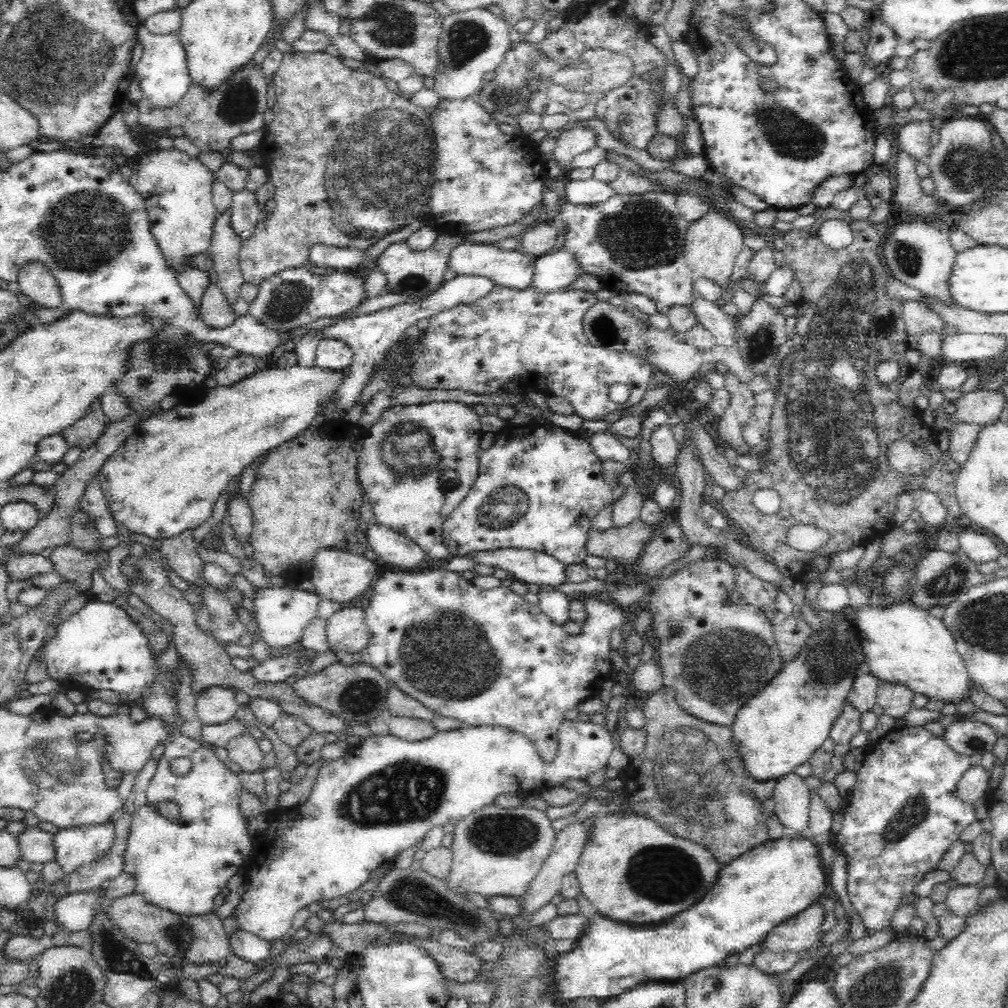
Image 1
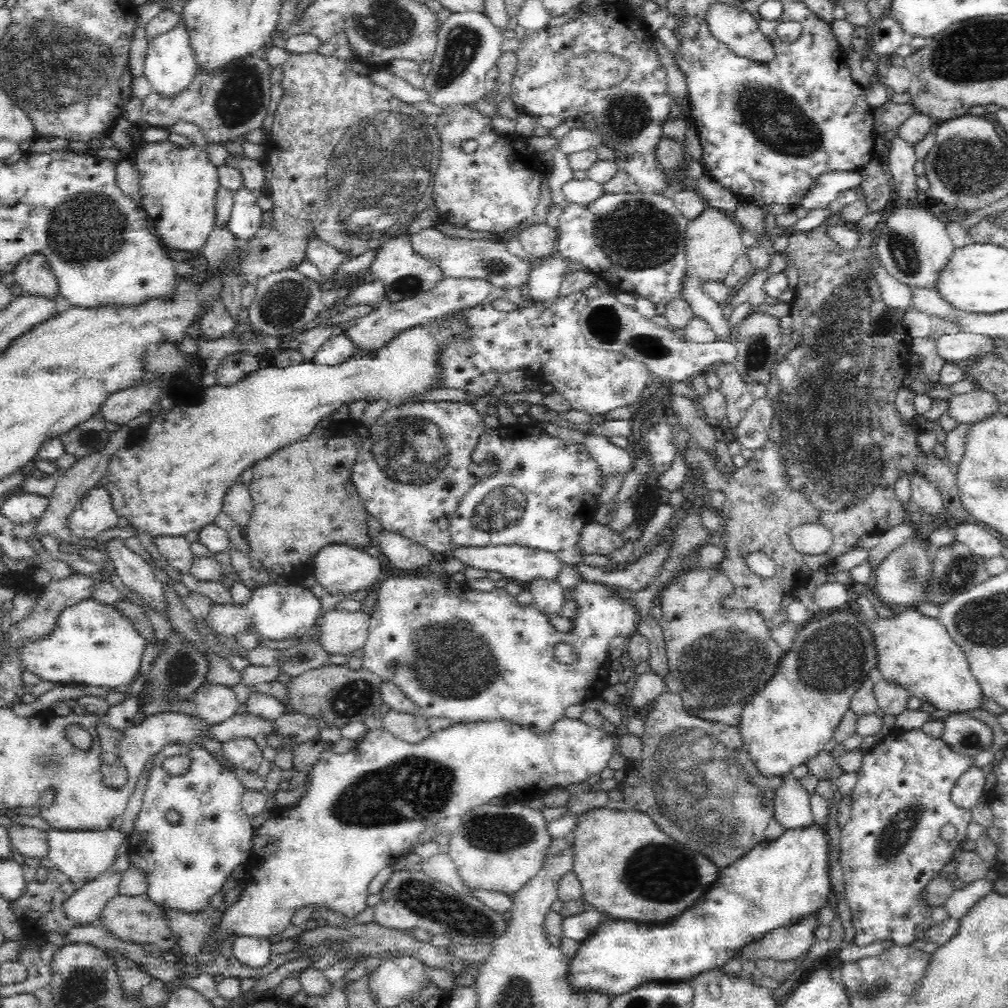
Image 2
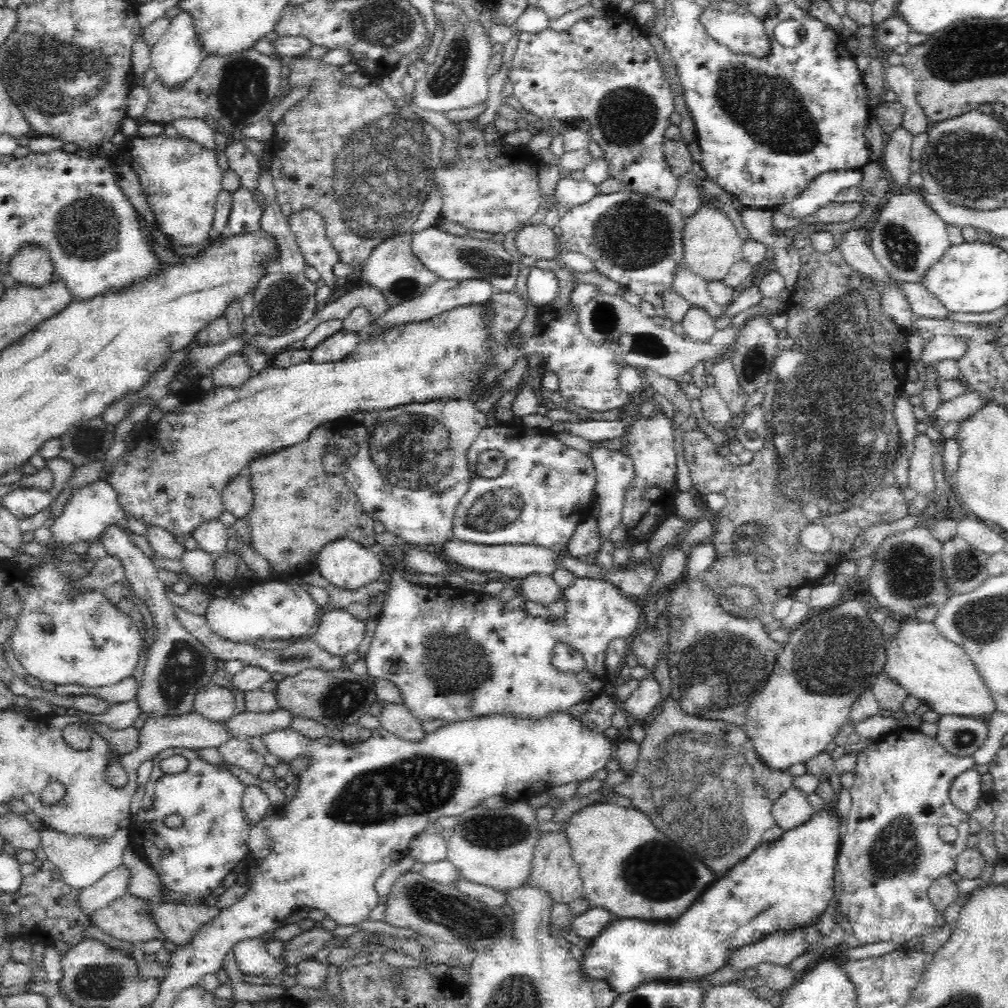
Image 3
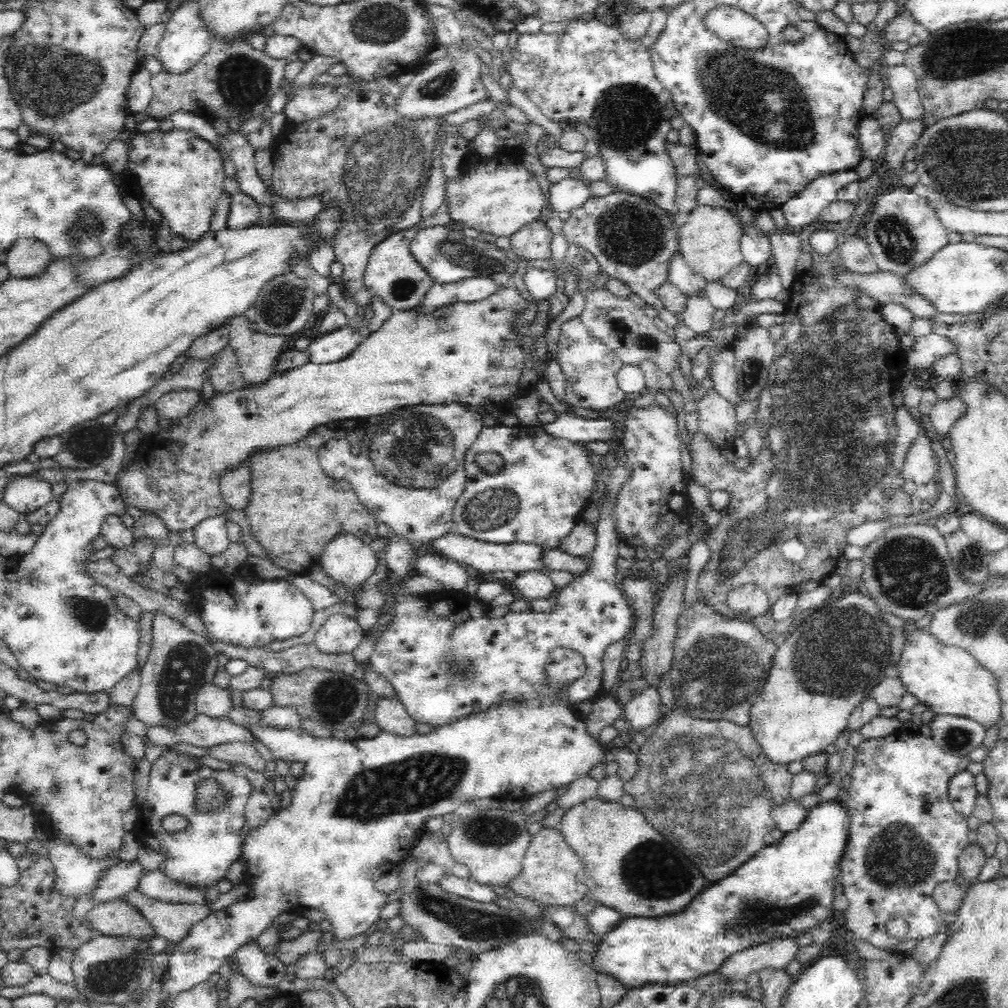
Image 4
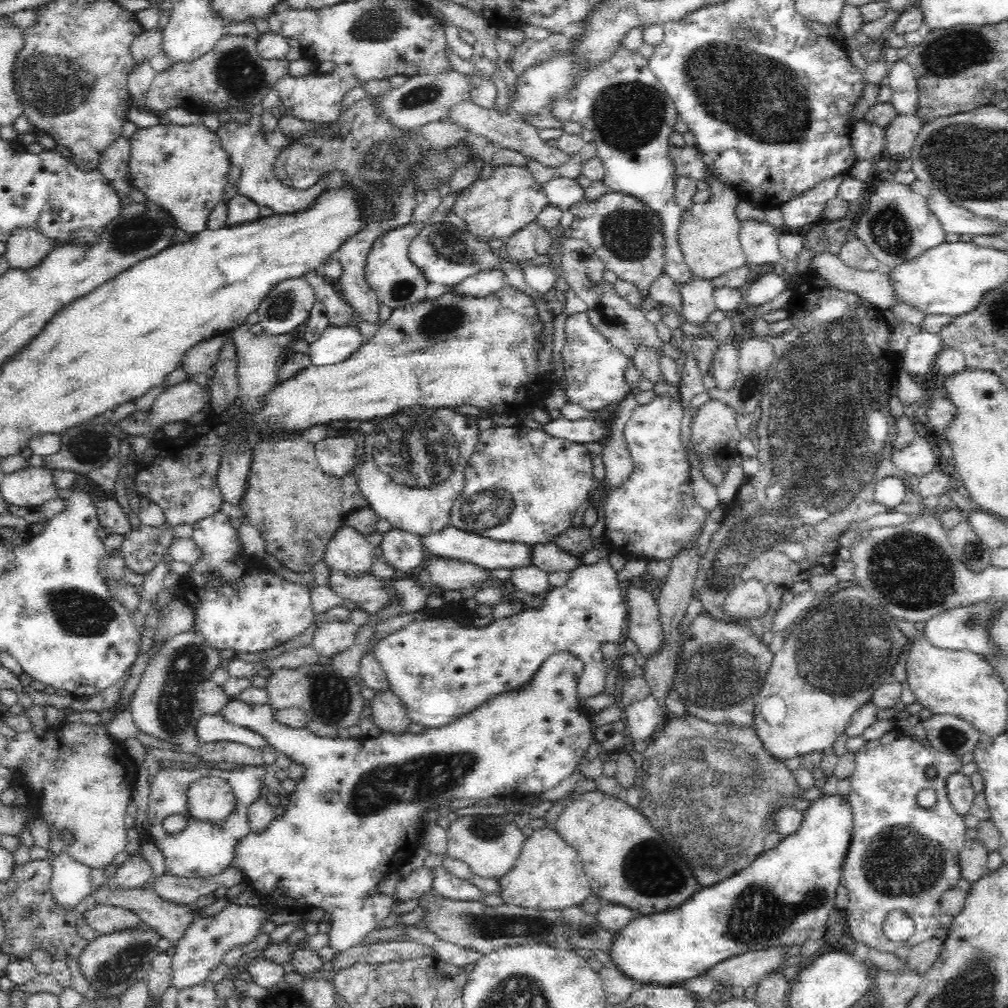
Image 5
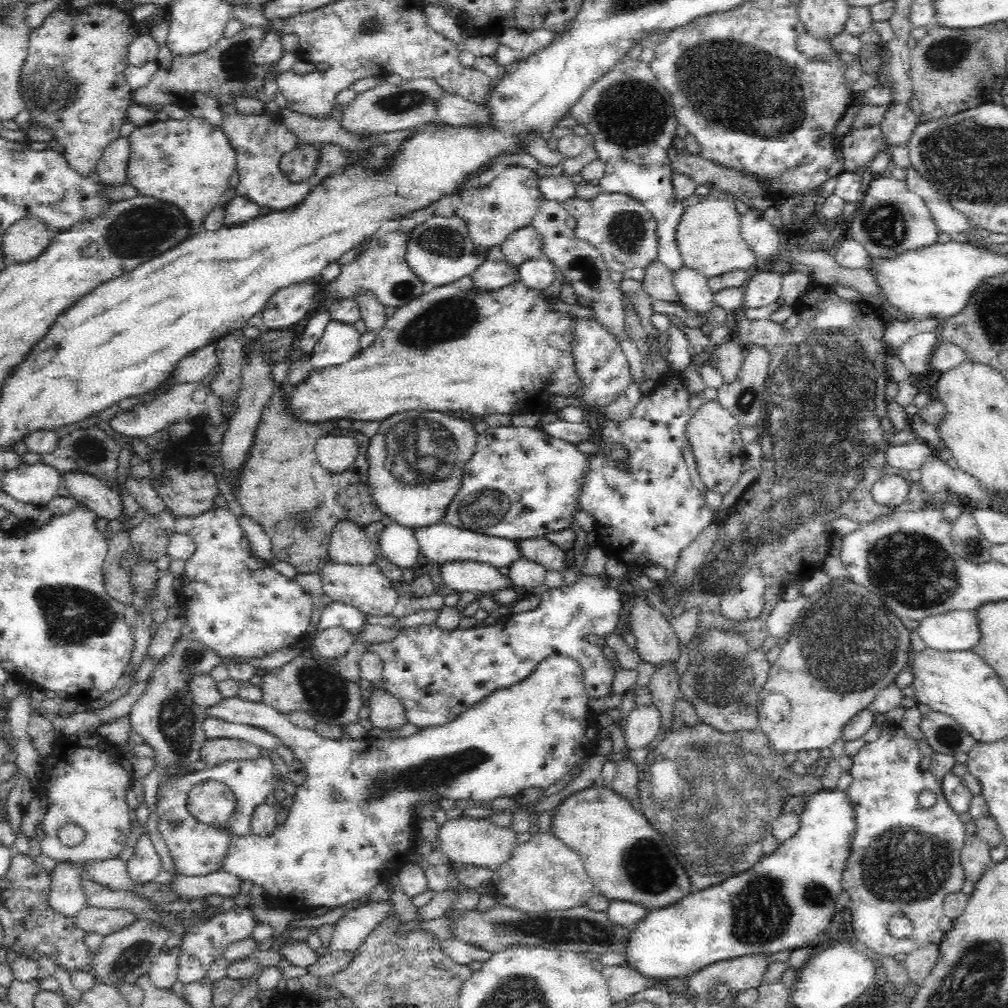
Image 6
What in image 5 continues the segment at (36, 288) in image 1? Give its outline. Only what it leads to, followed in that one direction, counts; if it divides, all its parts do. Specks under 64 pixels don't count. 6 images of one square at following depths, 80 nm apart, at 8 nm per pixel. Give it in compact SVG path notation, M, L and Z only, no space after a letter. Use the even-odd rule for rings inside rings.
M18 228L6 238L6 256L10 269L34 269L51 252L50 242L38 228Z

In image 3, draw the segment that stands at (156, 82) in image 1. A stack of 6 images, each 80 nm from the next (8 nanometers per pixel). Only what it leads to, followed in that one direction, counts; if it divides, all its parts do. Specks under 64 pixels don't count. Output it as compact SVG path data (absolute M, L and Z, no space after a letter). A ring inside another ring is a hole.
M174 10L170 15L168 30L159 38L159 41L151 48L151 67L156 70L158 81L165 86L180 86L186 82L204 58L201 42L197 38L194 28L194 19L190 12Z

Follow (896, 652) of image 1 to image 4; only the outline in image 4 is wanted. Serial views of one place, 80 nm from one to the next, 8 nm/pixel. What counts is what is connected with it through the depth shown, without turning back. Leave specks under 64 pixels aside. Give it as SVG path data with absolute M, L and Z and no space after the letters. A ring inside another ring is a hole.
M928 628L908 634L898 664L900 680L906 691L916 696L918 703L938 715L973 719L985 730L1002 721L1002 702L996 689L995 677L962 647L946 646L930 634Z

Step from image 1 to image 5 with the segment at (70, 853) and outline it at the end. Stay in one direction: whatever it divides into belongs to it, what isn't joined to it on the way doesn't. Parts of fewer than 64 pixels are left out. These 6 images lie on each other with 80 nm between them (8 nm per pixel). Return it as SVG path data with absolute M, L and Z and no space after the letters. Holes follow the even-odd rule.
M66 854L55 856L51 864L52 897L60 907L74 910L91 892L90 870Z

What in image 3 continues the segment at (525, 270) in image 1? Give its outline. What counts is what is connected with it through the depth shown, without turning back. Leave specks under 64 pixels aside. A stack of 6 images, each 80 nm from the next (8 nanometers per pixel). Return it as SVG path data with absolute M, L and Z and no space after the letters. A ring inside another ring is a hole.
M429 227L413 235L411 251L414 257L427 269L434 271L438 279L460 282L462 280L486 280L494 283L495 289L512 292L516 286L521 265L492 240L478 240L444 232L440 227Z

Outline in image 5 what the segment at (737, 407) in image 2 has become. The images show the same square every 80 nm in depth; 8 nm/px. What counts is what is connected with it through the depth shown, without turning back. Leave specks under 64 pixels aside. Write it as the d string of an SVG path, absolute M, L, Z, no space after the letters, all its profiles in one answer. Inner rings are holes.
M736 343L718 344L717 352L714 354L709 372L716 379L720 390L728 390L734 386L739 376L739 357Z

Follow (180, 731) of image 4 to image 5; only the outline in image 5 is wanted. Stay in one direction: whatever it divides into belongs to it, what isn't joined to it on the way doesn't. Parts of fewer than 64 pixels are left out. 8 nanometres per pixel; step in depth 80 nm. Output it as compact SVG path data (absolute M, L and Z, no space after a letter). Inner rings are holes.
M204 714L196 726L198 740L201 745L216 742L236 742L242 745L250 746L254 749L264 749L270 747L266 739L254 733L251 729L237 726L232 722L227 722L222 716L217 714Z

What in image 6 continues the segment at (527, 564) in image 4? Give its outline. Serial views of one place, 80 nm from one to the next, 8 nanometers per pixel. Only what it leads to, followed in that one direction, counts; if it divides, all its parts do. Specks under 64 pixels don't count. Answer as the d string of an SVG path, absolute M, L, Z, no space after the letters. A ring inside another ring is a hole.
M438 522L432 526L425 526L420 529L412 529L414 537L418 541L419 557L414 559L419 565L441 565L445 562L476 561L486 562L490 566L500 568L508 567L514 561L520 560L521 549L515 541L506 538L498 538L480 534L471 530L462 530L446 522Z

